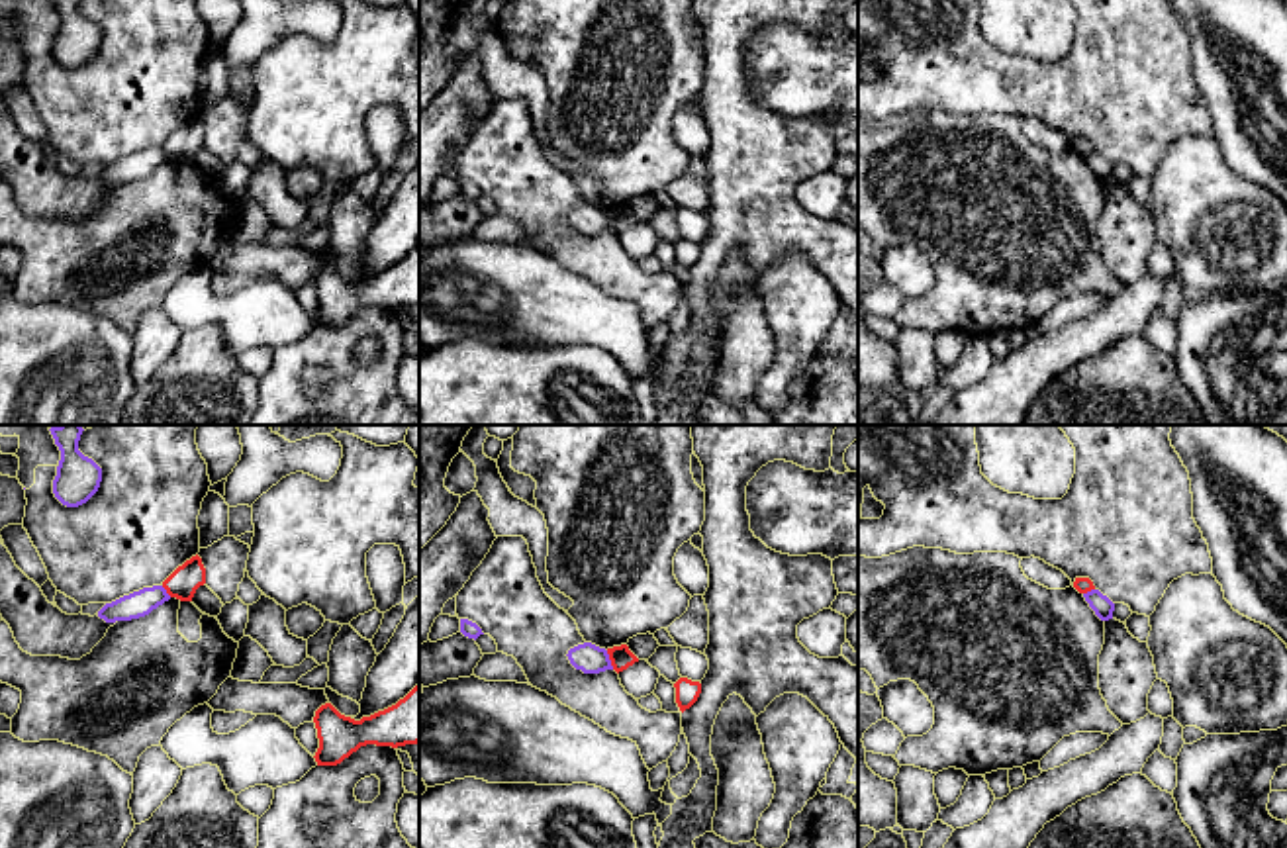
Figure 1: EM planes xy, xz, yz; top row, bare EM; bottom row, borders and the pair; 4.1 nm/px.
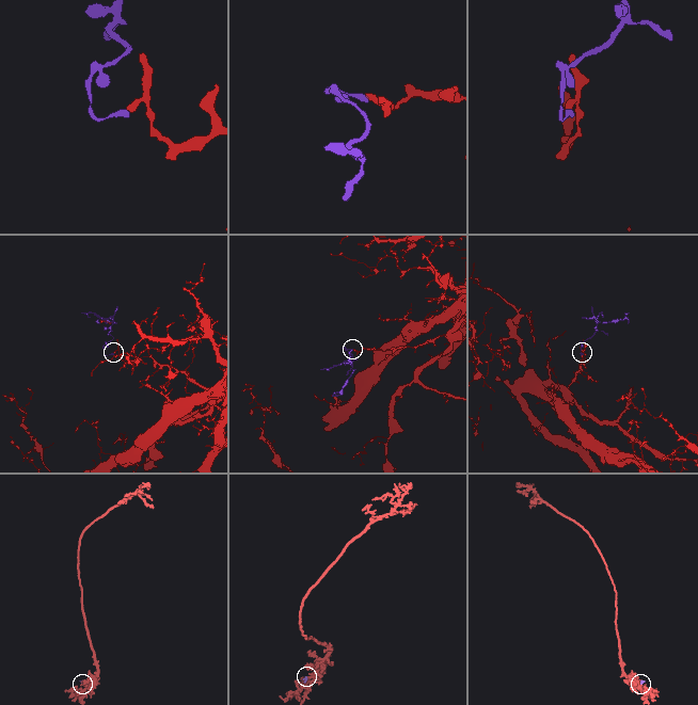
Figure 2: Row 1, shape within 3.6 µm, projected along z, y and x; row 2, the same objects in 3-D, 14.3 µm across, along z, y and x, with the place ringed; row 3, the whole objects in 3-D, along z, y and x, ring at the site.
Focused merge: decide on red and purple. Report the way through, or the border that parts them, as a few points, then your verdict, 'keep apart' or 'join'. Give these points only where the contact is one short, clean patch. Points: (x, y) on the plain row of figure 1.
border xz (606, 212), (614, 230); keep apart

